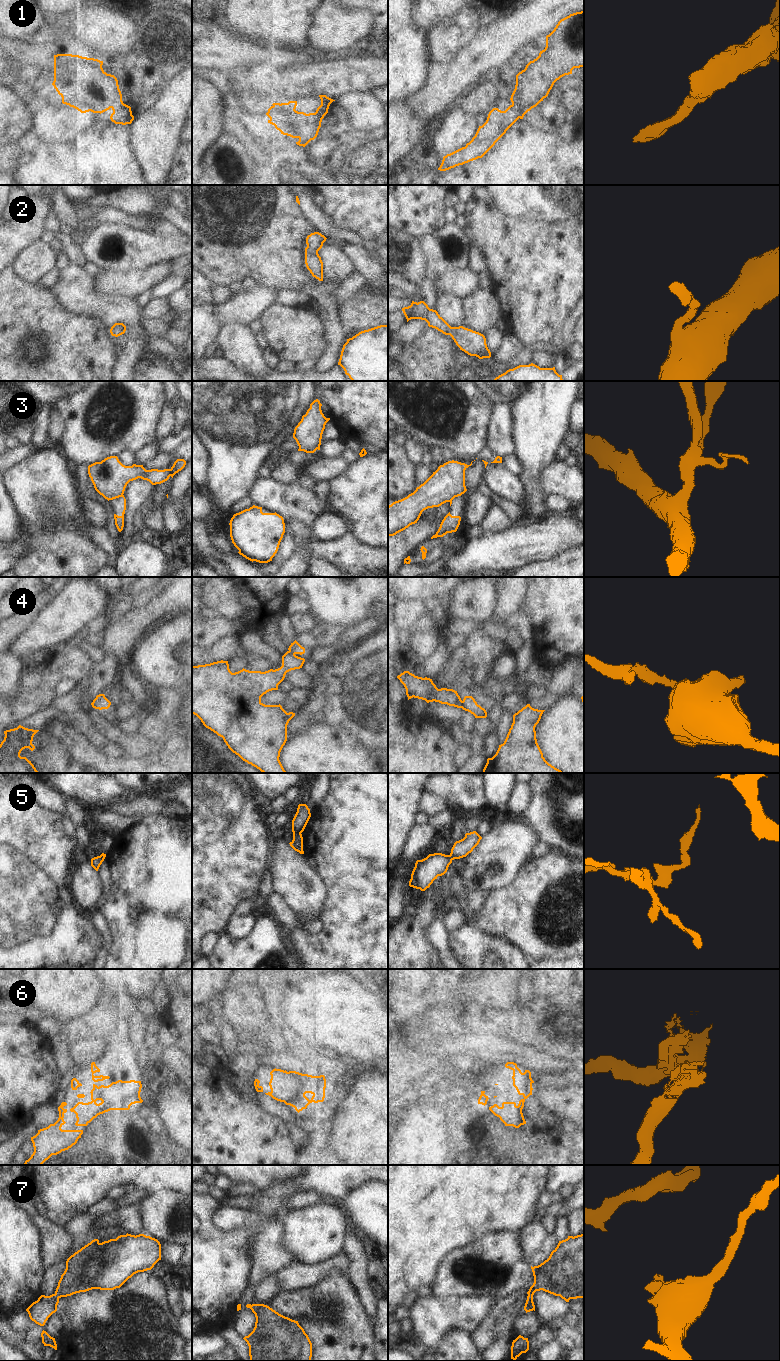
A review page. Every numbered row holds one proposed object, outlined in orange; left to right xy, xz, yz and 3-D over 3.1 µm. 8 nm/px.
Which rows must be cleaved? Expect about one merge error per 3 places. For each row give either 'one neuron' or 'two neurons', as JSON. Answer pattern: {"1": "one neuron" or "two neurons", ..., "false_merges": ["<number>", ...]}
{"1": "one neuron", "2": "one neuron", "3": "two neurons", "4": "two neurons", "5": "two neurons", "6": "one neuron", "7": "one neuron", "false_merges": ["3", "4", "5"]}

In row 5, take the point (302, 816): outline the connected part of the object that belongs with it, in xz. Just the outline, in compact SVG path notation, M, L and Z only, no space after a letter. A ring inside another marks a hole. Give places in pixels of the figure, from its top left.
M299 804L297 812L292 820L293 837L304 831L310 817L311 813L308 806L306 804Z

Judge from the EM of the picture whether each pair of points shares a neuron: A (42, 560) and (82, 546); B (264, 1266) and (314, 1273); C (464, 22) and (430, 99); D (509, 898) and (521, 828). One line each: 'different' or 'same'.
A: same
B: different
C: different
D: different

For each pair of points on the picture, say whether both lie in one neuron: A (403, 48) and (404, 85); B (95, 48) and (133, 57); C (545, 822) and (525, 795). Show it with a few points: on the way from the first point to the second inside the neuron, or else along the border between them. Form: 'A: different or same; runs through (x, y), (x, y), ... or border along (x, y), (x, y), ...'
A: same; runs through (403, 57), (403, 76)
B: different; border along (139, 35), (134, 47), (126, 55), (103, 60)
C: different; border along (529, 783), (531, 790), (530, 803), (522, 814)

